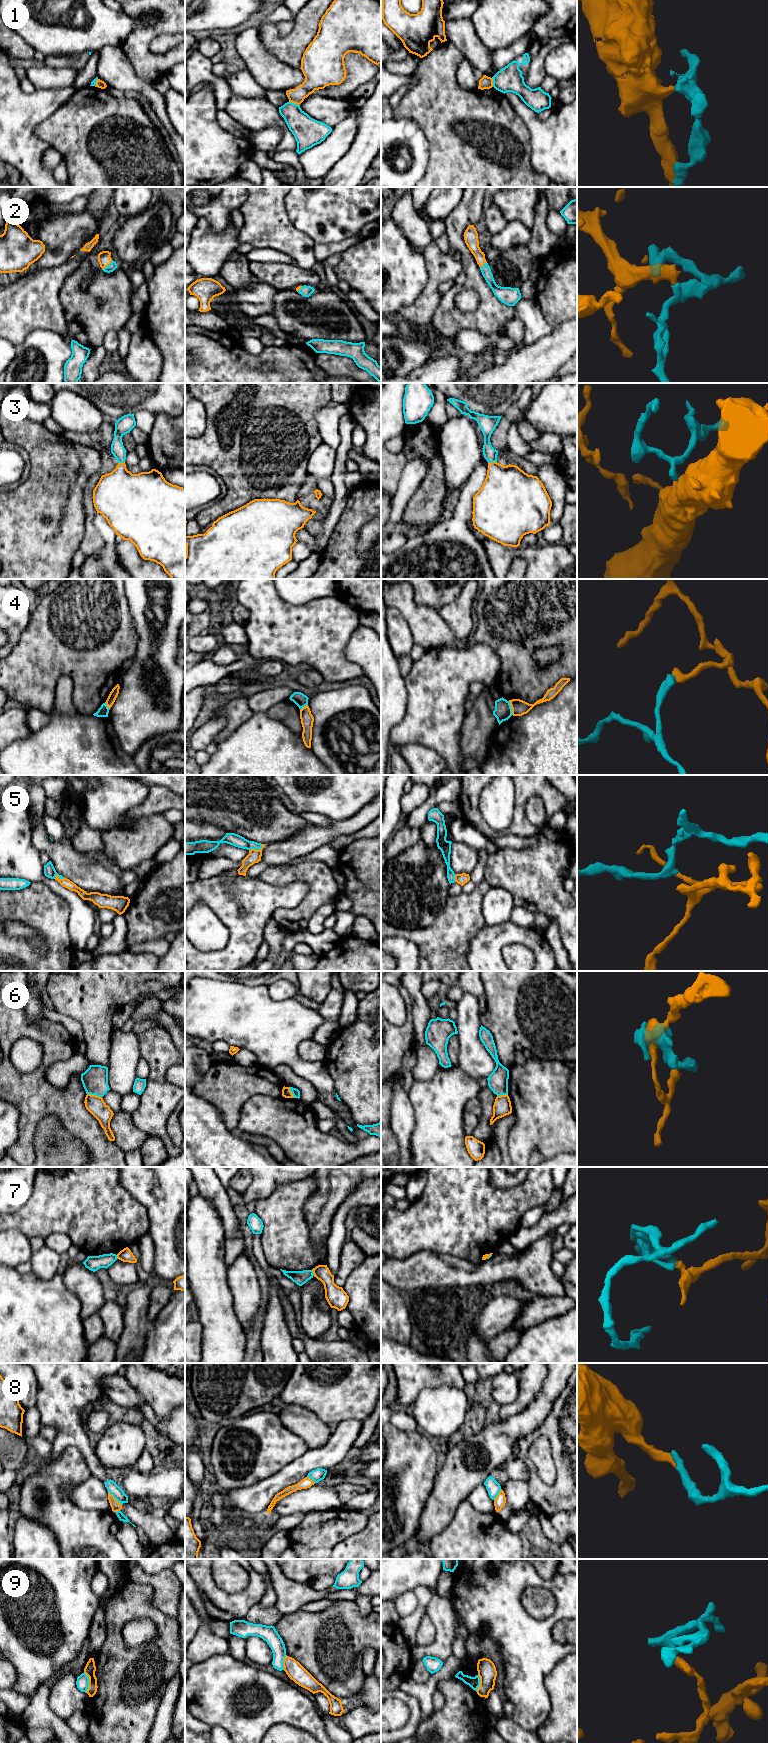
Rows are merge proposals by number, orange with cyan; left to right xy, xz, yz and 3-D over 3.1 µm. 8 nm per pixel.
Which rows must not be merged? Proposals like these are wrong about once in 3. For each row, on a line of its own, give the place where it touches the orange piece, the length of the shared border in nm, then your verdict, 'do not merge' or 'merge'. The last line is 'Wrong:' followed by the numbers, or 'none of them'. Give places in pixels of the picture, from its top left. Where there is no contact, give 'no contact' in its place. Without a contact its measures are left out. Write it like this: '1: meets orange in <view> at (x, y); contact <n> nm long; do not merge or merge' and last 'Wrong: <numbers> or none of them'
1: meets orange in xz at (294, 103); contact 90 nm long; do not merge
2: meets orange in xy at (107, 265); contact 120 nm long; merge
3: meets orange in yz at (492, 462); contact 70 nm long; merge
4: meets orange in yz at (511, 707); contact 120 nm long; do not merge
5: meets orange in xz at (256, 850); contact 120 nm long; merge
6: meets orange in xy at (94, 1095); contact 120 nm long; do not merge
7: meets orange in xz at (313, 1273); contact 50 nm long; do not merge
8: meets orange in xy at (114, 1498); contact 160 nm long; do not merge
9: meets orange in xy at (89, 1682); contact 170 nm long; do not merge
Wrong: 1, 4, 6, 7, 8, 9

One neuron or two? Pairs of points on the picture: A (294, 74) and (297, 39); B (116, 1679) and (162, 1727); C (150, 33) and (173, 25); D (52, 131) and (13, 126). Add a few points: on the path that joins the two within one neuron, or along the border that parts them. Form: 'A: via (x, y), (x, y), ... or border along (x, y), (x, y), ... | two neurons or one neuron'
A: border along (274, 57), (290, 66), (299, 68) | two neurons
B: border along (161, 1697), (150, 1732) | two neurons
C: via (156, 29), (167, 25) | one neuron
D: border along (52, 113), (34, 130), (34, 133), (49, 146) | two neurons

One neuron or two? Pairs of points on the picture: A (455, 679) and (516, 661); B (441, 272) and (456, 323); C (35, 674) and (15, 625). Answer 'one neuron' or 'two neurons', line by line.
A: two neurons
B: two neurons
C: two neurons

